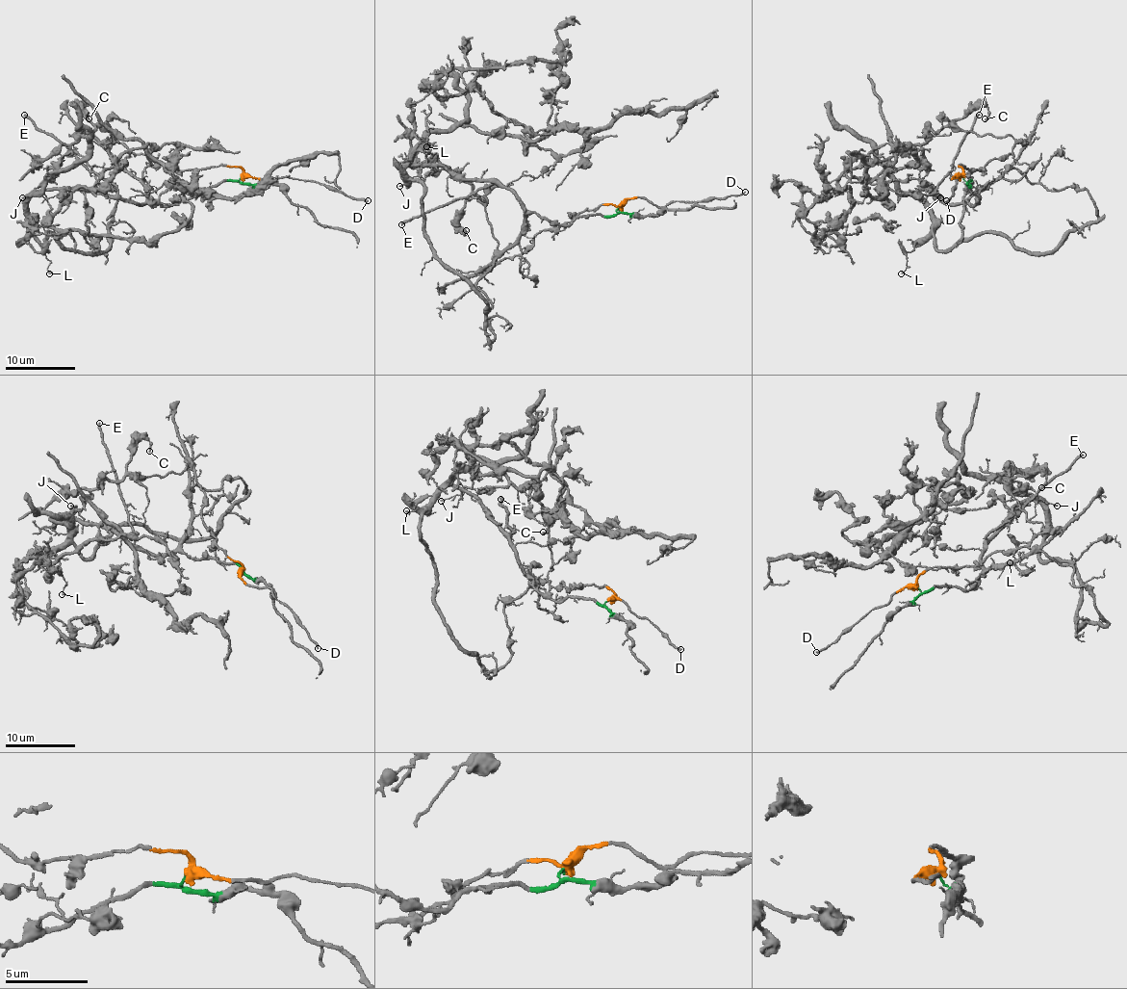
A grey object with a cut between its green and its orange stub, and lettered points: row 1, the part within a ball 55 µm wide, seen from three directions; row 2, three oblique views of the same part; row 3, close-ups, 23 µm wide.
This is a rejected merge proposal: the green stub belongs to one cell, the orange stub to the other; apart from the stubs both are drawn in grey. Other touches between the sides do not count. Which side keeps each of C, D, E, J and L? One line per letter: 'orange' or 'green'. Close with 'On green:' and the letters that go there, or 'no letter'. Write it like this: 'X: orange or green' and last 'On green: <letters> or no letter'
C: green
D: orange
E: green
J: green
L: green
On green: C, E, J, L

